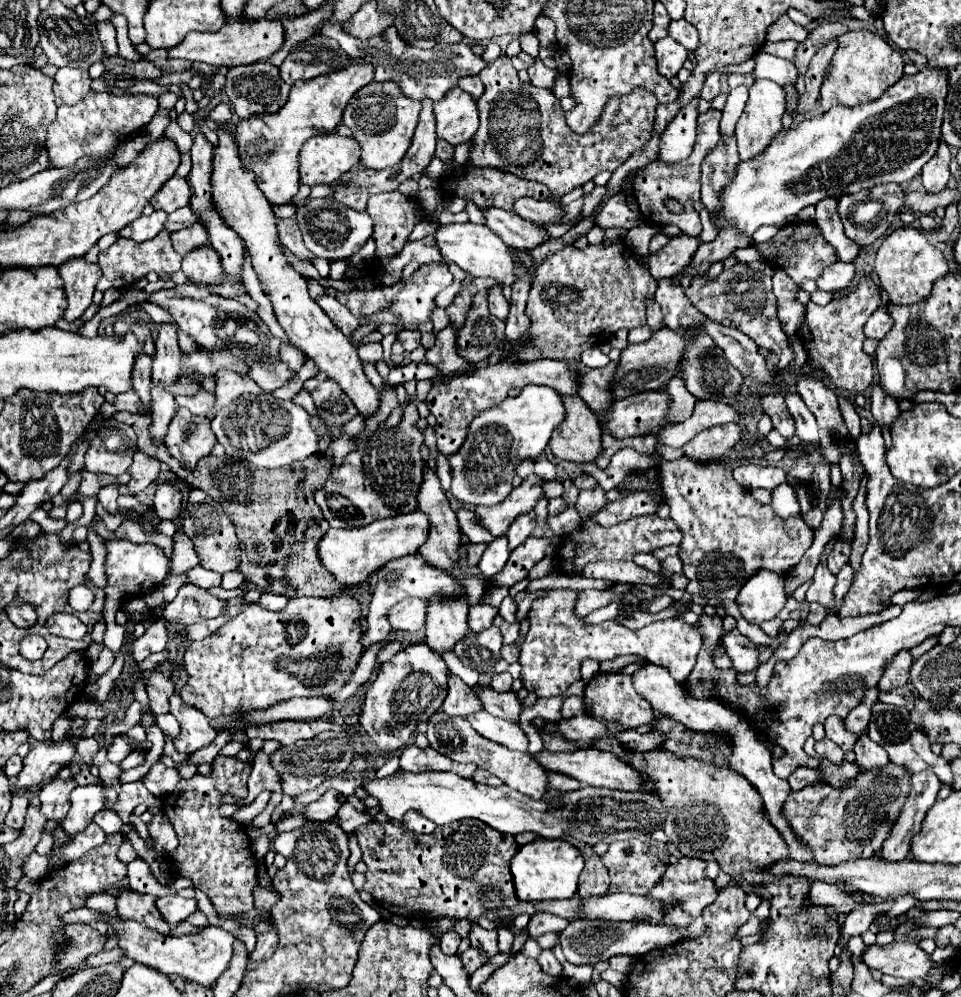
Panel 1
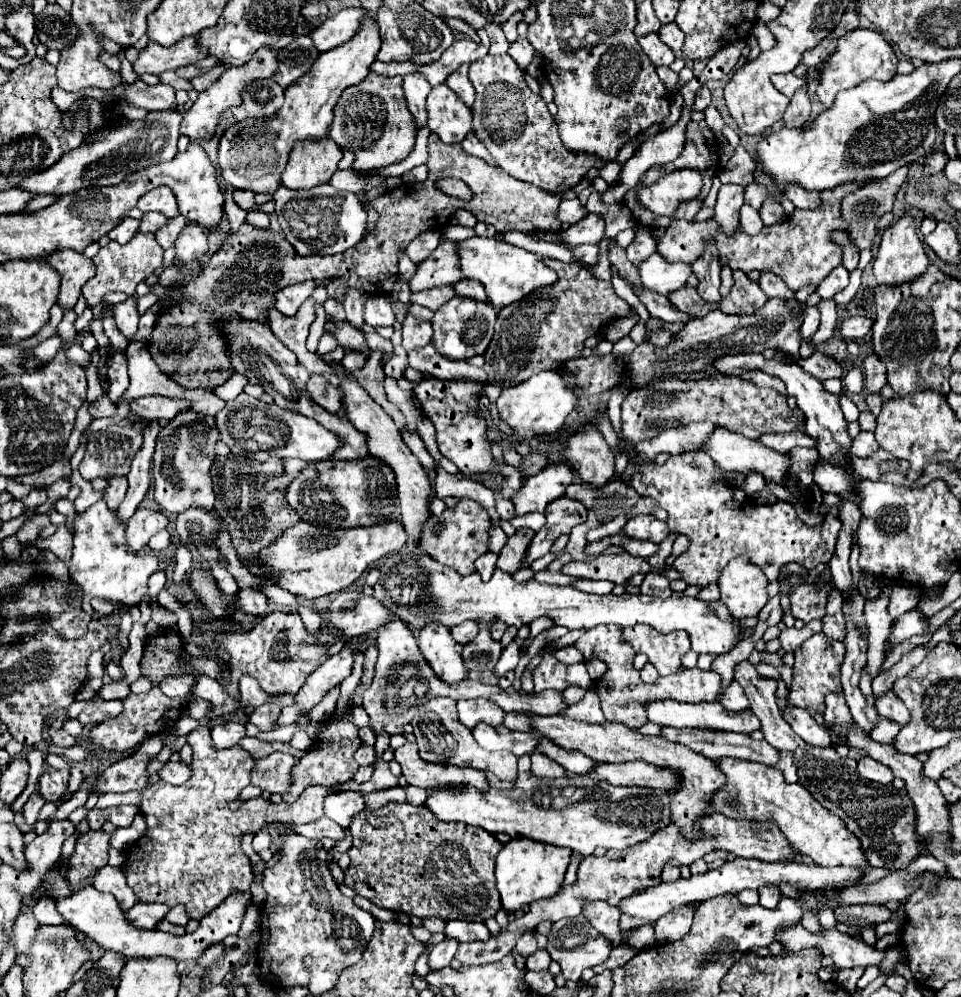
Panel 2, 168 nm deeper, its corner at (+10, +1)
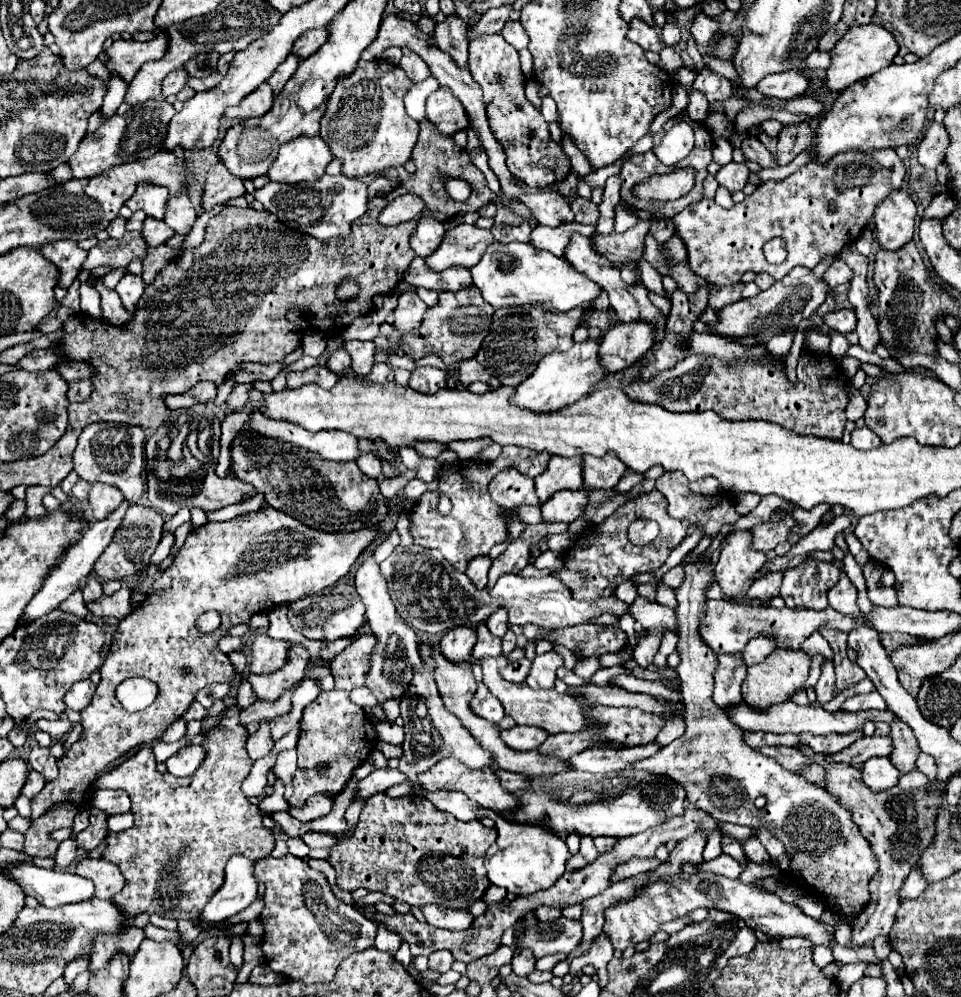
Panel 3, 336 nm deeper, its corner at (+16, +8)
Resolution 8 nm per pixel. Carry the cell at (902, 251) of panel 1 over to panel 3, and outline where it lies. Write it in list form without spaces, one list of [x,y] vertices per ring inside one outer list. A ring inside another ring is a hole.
[[[882,200],[874,212],[876,240],[884,250],[900,250],[914,236],[916,204],[912,200]]]

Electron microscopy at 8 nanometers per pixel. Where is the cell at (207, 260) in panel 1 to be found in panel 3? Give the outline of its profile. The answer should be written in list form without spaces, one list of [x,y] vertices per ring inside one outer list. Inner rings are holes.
[[[172,196],[168,200],[168,212],[164,222],[180,236],[188,236],[196,220],[196,210],[190,204],[188,196]]]

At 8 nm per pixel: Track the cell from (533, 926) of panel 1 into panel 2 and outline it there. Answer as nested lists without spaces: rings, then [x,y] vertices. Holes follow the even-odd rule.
[[[532,931],[524,933],[524,935],[518,939],[518,943],[516,943],[516,951],[518,951],[524,959],[530,957],[530,955],[534,955],[534,953],[538,951],[538,943],[536,943],[536,937],[534,937]]]

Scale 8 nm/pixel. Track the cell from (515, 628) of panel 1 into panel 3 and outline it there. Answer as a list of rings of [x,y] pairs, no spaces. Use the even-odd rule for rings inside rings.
[[[500,608],[500,610],[496,610],[488,620],[486,620],[486,626],[488,626],[488,630],[494,634],[494,636],[504,636],[506,634],[506,630],[508,630],[508,614]]]

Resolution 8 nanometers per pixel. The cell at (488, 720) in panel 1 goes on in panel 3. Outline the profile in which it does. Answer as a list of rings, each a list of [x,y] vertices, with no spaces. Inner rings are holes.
[[[514,726],[510,730],[500,730],[500,738],[514,750],[534,750],[548,738],[548,732],[534,726]]]

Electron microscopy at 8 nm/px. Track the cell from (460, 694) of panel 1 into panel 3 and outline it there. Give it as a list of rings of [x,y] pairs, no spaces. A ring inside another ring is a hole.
[[[482,682],[478,684],[478,690],[474,692],[474,696],[470,700],[470,710],[476,716],[480,716],[480,718],[484,718],[488,722],[496,722],[496,724],[504,718],[502,704],[488,692],[488,688]]]

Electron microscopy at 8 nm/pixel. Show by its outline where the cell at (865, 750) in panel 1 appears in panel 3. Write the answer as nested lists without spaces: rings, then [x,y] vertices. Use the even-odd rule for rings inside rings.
[[[872,758],[862,766],[862,780],[876,792],[896,786],[898,776],[898,768],[888,758]]]

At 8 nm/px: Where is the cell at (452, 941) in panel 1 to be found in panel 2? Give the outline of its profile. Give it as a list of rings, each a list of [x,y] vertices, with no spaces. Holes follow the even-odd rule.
[[[444,939],[442,943],[438,943],[428,955],[430,969],[438,971],[442,967],[448,967],[452,963],[452,959],[454,959],[456,949],[458,949],[458,941],[454,941],[454,939]]]

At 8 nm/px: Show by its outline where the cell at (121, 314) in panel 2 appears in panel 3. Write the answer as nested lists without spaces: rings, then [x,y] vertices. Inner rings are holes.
[[[126,272],[126,274],[122,276],[122,280],[118,282],[116,292],[120,294],[122,304],[124,304],[124,308],[128,310],[128,314],[134,314],[136,304],[138,304],[138,300],[140,300],[140,296],[142,296],[144,288],[146,288],[144,280],[142,280],[140,276],[130,274],[130,272]]]

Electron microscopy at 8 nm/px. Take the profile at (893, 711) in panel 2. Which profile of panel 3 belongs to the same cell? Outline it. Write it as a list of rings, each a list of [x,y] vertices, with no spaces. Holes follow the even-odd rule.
[[[898,716],[890,724],[890,736],[894,740],[894,752],[890,756],[892,764],[900,770],[900,774],[908,774],[916,768],[916,758],[920,754],[920,748],[916,744],[914,732],[904,724]]]

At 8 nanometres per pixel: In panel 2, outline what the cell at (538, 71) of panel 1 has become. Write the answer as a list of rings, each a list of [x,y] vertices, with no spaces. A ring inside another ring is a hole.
[[[518,37],[512,45],[510,45],[510,49],[508,49],[508,55],[518,63],[518,67],[520,69],[526,69],[528,67],[528,63],[532,61],[532,55],[534,55],[534,49],[530,47],[530,43],[528,43],[528,39],[524,39],[524,37]]]

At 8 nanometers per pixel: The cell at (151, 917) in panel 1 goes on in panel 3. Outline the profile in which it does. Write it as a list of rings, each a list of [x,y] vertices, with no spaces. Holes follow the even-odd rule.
[[[84,858],[76,866],[76,874],[92,880],[96,884],[96,896],[106,900],[118,894],[126,884],[120,868],[116,868],[116,864],[110,864],[104,858]]]

